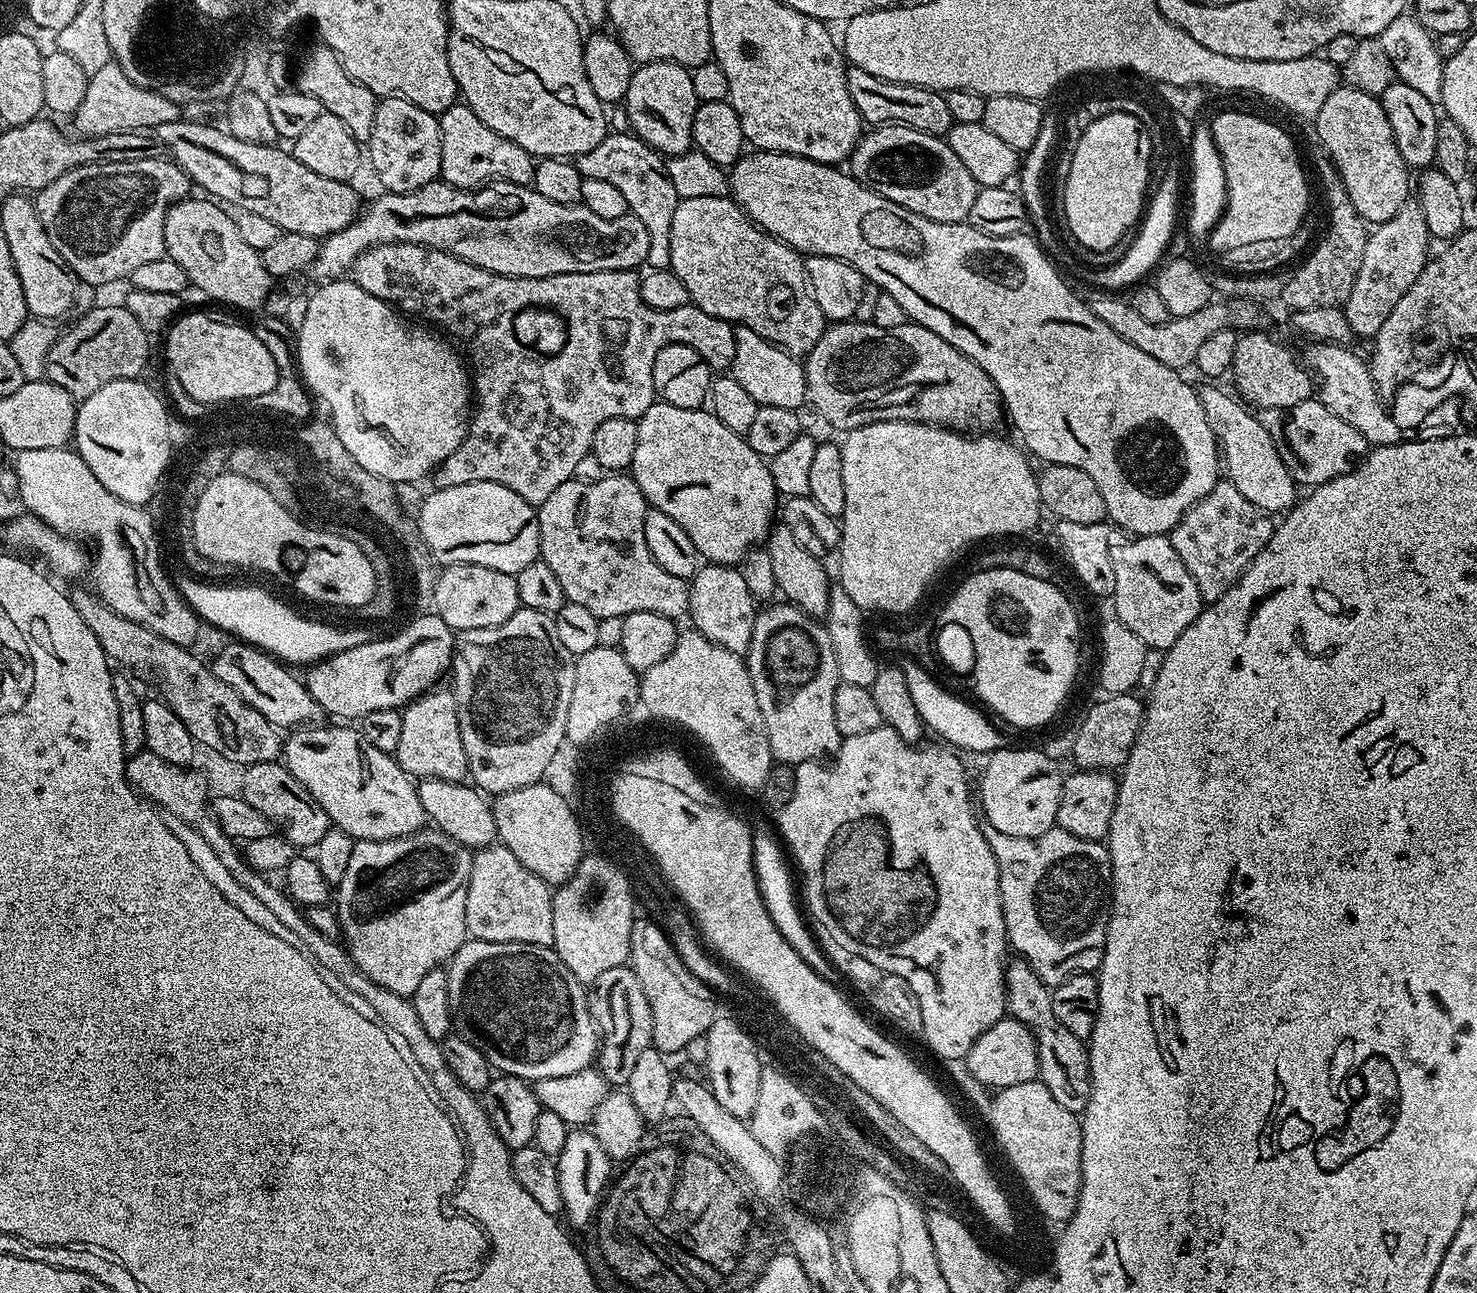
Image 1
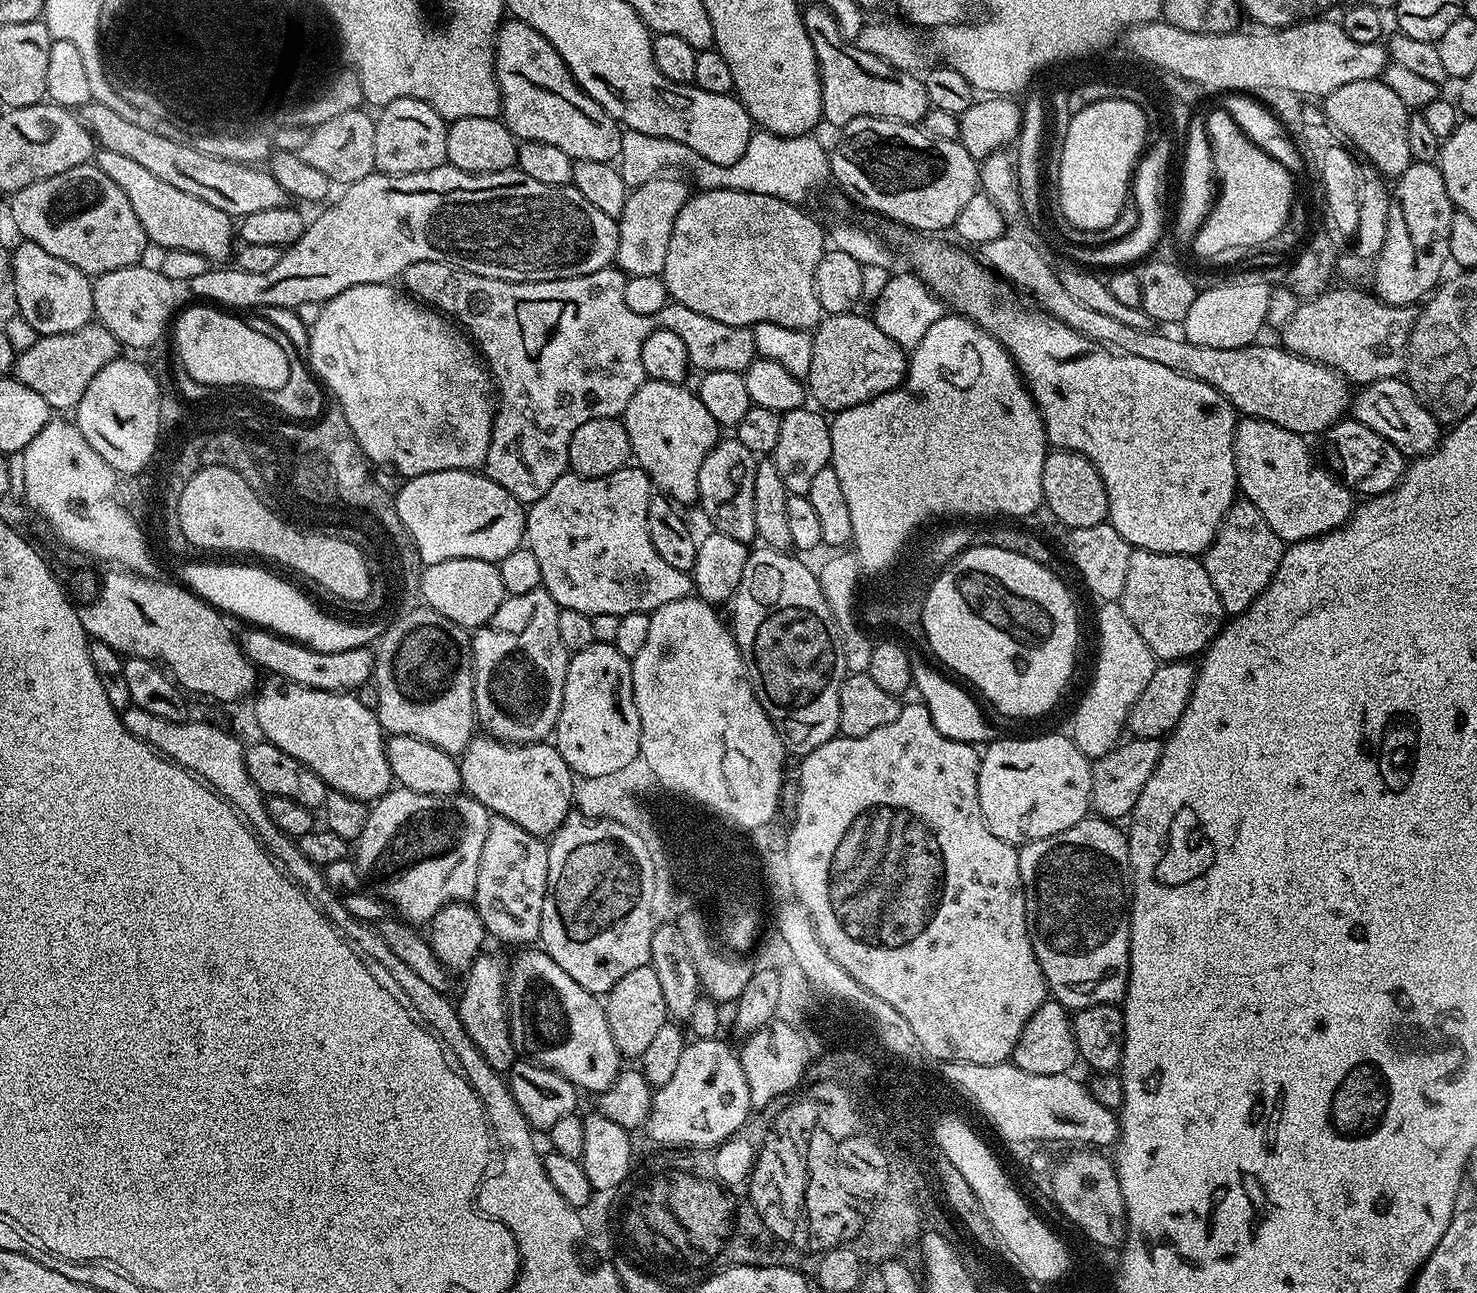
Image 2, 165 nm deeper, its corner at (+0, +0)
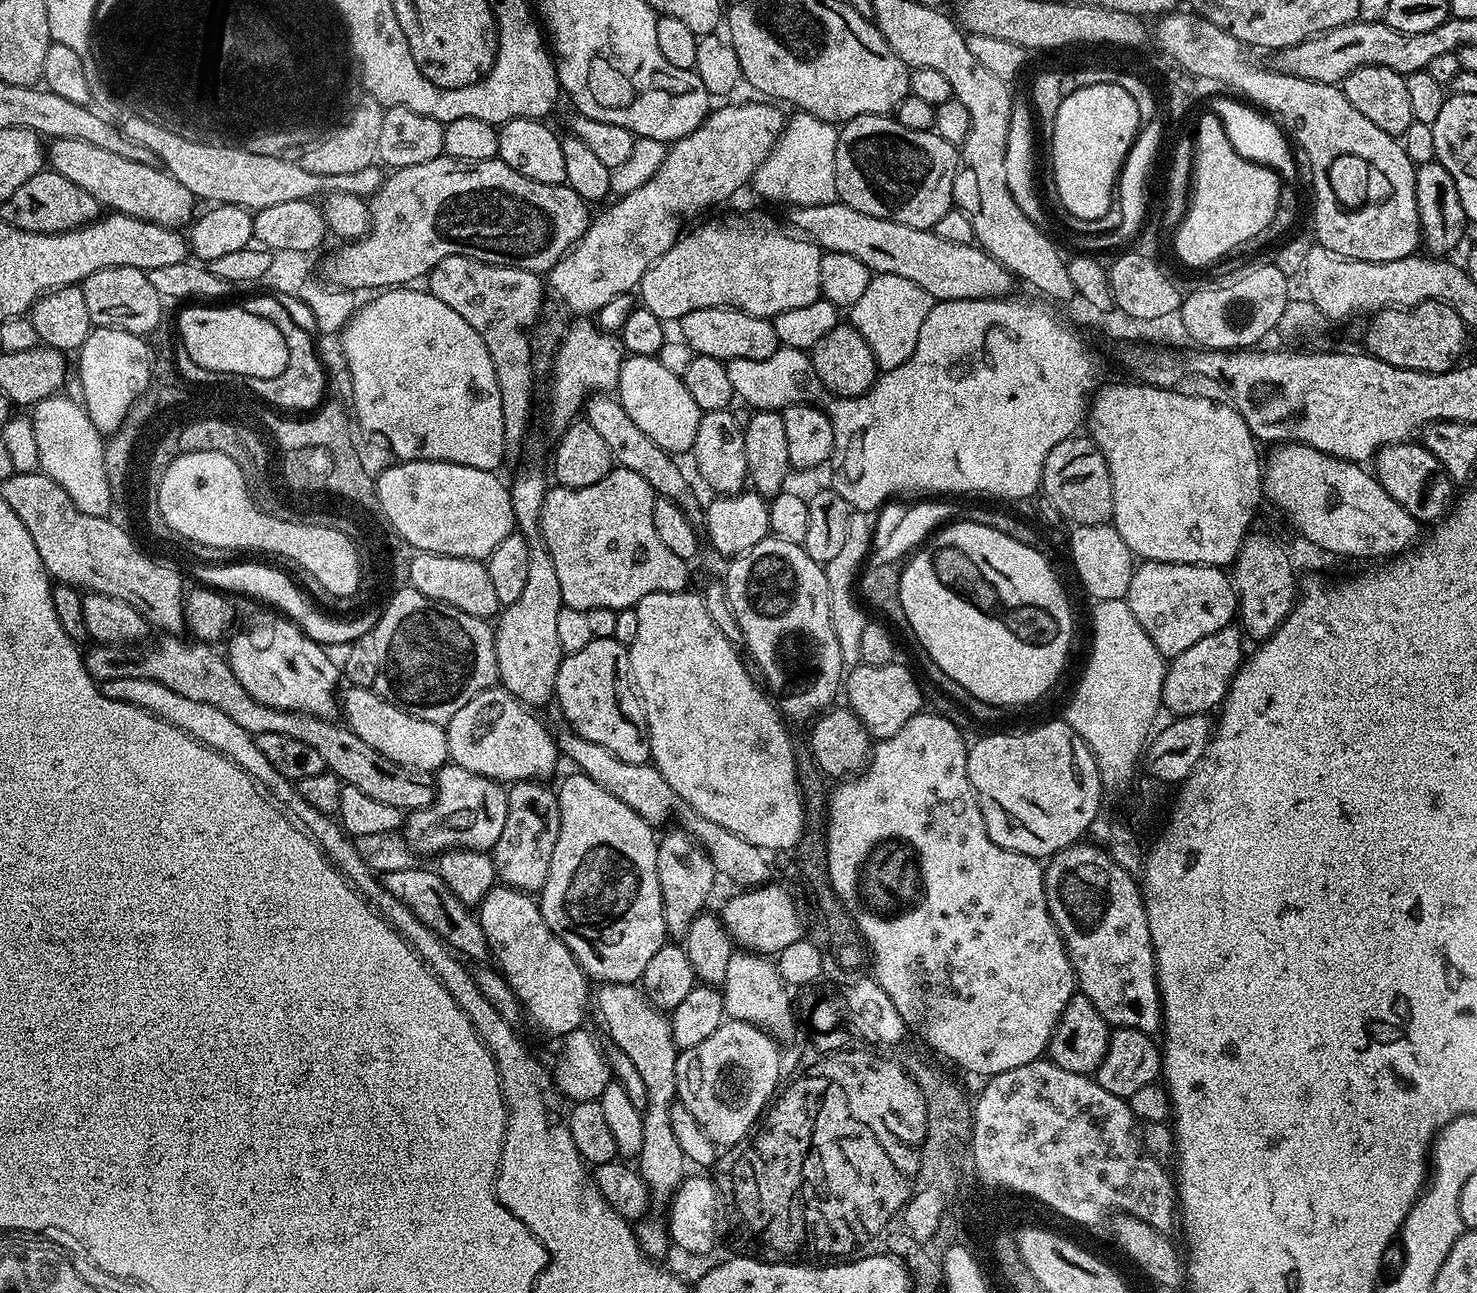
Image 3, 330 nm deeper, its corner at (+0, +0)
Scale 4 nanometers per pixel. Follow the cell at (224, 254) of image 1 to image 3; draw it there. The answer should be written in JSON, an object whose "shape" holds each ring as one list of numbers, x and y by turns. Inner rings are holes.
{"shape":[[52,140,46,148,46,160,51,171,70,178,74,186,82,186,82,190,86,190,86,194,90,194,105,209,121,216,133,216,139,220,154,222,163,228,180,230,193,219,197,211,195,208,198,207,198,201,190,194,190,190,186,190,186,186,182,186,178,178,174,178,169,172,164,171,163,167,155,163,130,162,130,158,122,158,122,154,110,154,110,150,90,146,90,142,81,140]]}

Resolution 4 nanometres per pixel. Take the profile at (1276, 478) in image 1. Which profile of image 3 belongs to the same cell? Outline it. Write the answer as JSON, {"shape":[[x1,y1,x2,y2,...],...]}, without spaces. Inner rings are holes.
{"shape":[[1280,442,1262,464,1262,492,1272,504,1277,504,1288,515,1288,520,1313,544,1336,556,1380,556,1395,558,1408,551,1421,539,1421,521,1415,520,1386,490,1382,490,1375,475,1355,460,1339,460,1305,444]]}

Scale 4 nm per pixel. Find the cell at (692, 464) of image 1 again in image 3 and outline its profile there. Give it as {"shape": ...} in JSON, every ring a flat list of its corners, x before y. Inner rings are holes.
{"shape":[[629,355,620,371,615,391,626,414,630,414,630,419,641,428,646,438,650,438,669,454,691,453,702,413,690,390,686,390,683,379,677,373,675,376,662,361,654,356]]}

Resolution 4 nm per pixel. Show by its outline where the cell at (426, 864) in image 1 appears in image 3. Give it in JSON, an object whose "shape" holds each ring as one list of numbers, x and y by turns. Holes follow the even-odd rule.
{"shape":[[451,762,442,765,434,779,436,796,425,808,407,813,402,825,402,835,413,853,435,857,448,849,487,853,495,848,502,826,506,826,508,788,499,780,462,770,462,766]]}

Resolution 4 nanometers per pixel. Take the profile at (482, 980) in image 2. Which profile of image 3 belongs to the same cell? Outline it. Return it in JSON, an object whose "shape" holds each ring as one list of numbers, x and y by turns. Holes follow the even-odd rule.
{"shape":[[495,886,479,903,478,915,482,934,486,934,491,959,493,961,496,959,495,967,516,991,516,997,520,999,521,1009,526,1010,526,1016,529,1016,542,1031,550,1032,556,1038,563,1038,566,1034,581,1027,585,1023,584,1019,588,1016,590,977,581,970,580,963,574,958,574,954,570,954,570,950,562,942,562,938,555,936,550,930,550,926,546,926,546,918,542,918,539,903,529,893,519,892,517,888]]}

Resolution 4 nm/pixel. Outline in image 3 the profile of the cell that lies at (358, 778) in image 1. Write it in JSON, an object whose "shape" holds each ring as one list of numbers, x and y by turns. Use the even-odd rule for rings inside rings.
{"shape":[[272,610,260,611,264,612,253,618,249,628,233,631,227,641,226,659,234,670,234,678,238,678,250,698,262,702,262,706,333,719,338,712,338,696,332,691,342,677,334,662,326,658,325,645,308,637,287,616]]}

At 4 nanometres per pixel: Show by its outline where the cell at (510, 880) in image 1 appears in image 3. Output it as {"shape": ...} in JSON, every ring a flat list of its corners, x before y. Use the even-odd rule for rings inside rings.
{"shape":[[518,780,508,788,506,826,502,826,502,835,490,852,499,883,519,892,539,893,550,874,550,858,554,858,554,842,558,842,560,829,560,797,546,785]]}

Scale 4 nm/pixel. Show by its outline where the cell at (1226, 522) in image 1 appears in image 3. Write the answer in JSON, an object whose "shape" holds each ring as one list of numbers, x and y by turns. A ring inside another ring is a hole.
{"shape":[[1255,532,1244,537,1236,559,1230,565,1230,579,1236,590,1239,627,1249,641,1259,642,1270,638,1290,614,1298,599,1298,580,1296,584,1287,550,1266,533]]}

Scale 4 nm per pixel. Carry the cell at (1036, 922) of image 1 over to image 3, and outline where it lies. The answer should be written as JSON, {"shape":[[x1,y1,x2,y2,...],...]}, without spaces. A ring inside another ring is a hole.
{"shape":[[1077,842,1055,852,1043,865,1046,906,1064,940,1072,969,1076,971,1079,995,1090,998,1098,1014,1102,1014,1104,1021,1113,1029,1133,1028,1149,1034,1159,1033,1162,1028,1160,987,1156,981,1156,959,1152,953,1141,885,1133,873,1118,866,1103,847,1092,842,1084,843]]}

